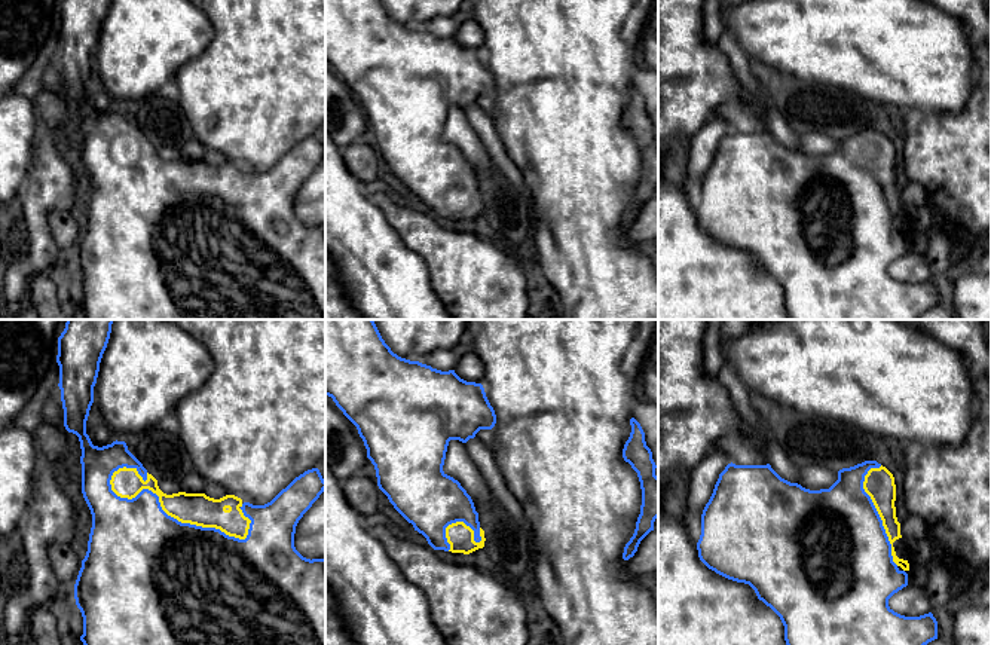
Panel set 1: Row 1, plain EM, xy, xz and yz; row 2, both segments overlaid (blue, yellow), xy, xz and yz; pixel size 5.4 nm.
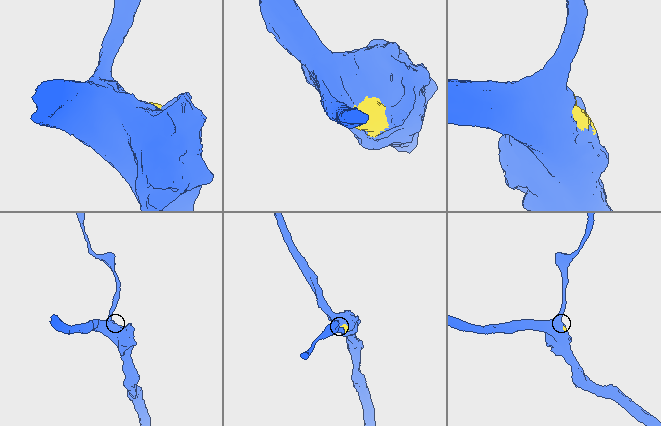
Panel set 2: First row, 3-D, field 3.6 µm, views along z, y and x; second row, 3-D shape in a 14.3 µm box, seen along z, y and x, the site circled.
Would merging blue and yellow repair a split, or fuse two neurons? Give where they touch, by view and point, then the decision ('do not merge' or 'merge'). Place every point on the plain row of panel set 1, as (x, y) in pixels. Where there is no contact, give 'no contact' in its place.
xy (170, 183) | merge

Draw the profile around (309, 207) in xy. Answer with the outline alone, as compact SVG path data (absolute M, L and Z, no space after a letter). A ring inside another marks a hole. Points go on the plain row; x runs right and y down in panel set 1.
M325 156L299 187L294 214L306 226L325 226Z

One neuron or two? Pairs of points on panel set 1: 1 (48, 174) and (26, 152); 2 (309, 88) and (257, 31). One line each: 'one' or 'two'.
1: two
2: one

